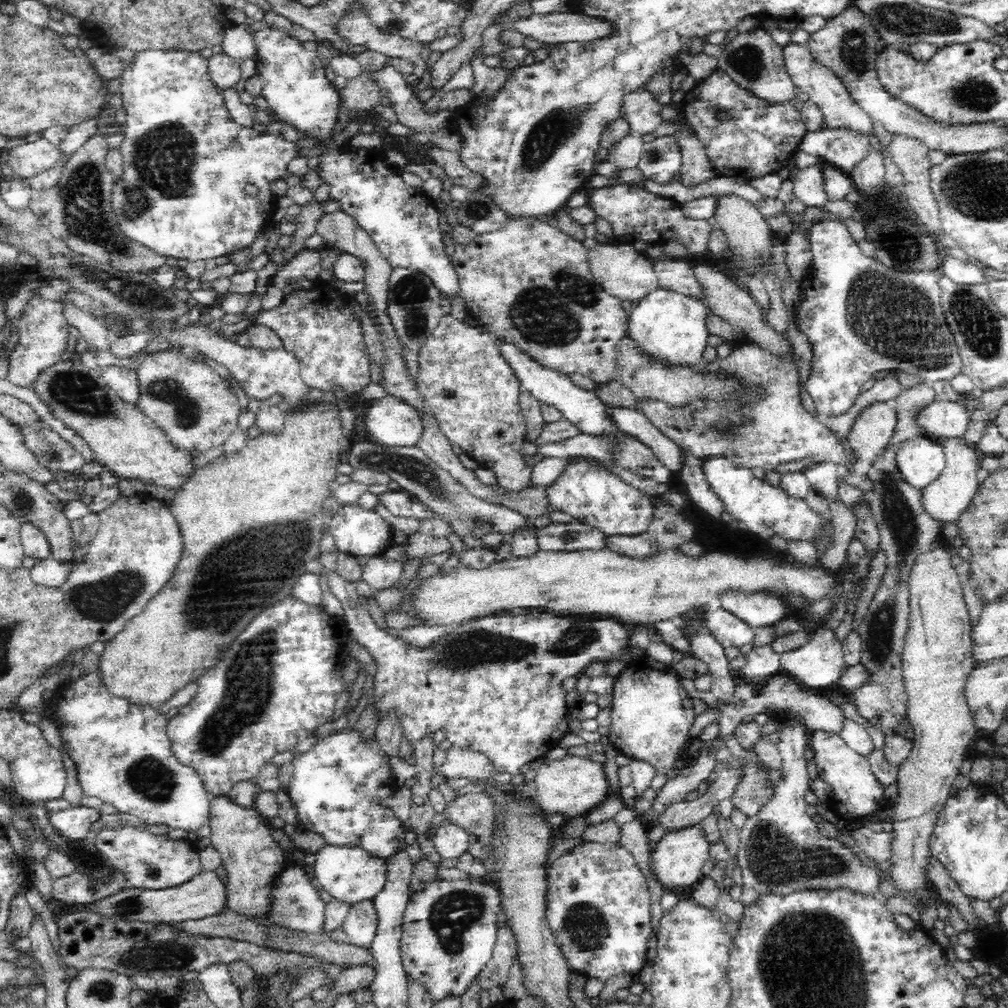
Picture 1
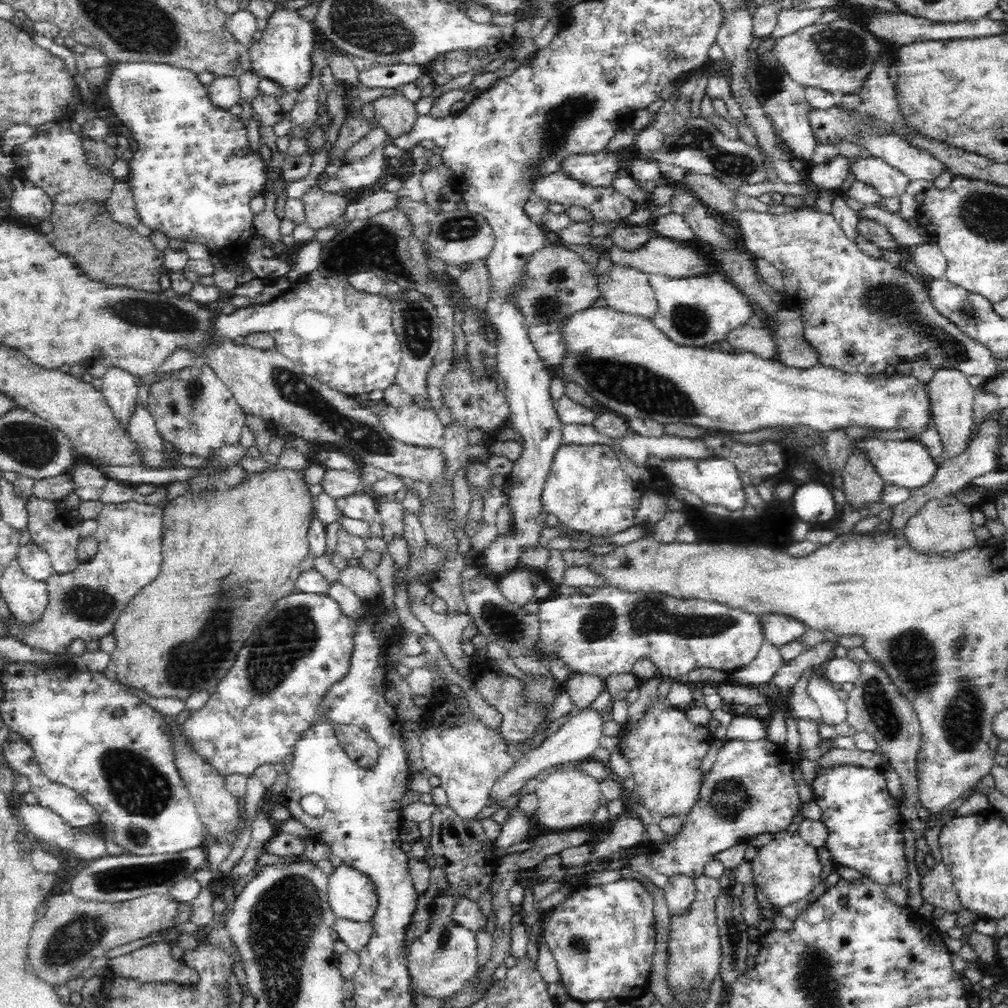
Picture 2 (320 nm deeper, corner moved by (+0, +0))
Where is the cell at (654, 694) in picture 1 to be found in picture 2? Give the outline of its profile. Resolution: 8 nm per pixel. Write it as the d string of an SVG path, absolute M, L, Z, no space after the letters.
M657 698L640 720L626 723L619 737L618 750L628 758L636 781L634 790L624 799L626 810L636 814L630 804L641 800L650 812L685 817L698 801L703 784L702 760L714 741L710 730L690 722L686 710L672 706L667 698Z

